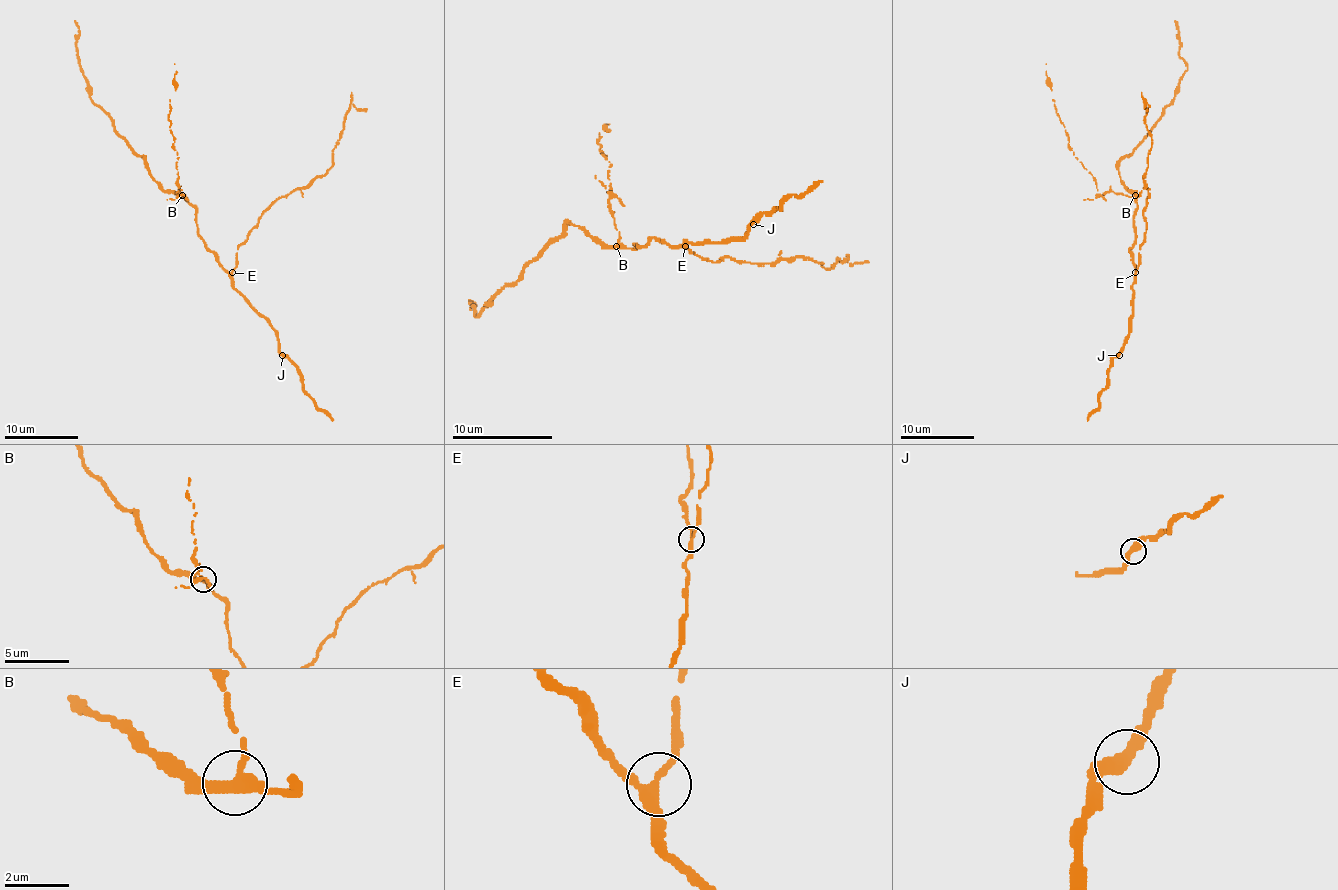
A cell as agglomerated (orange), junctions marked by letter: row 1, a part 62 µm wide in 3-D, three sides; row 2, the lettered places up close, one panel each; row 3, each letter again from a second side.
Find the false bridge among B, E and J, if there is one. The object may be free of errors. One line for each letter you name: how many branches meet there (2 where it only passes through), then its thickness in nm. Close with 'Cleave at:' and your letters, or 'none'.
B: 3 | 320 nm
Cleave at: B

